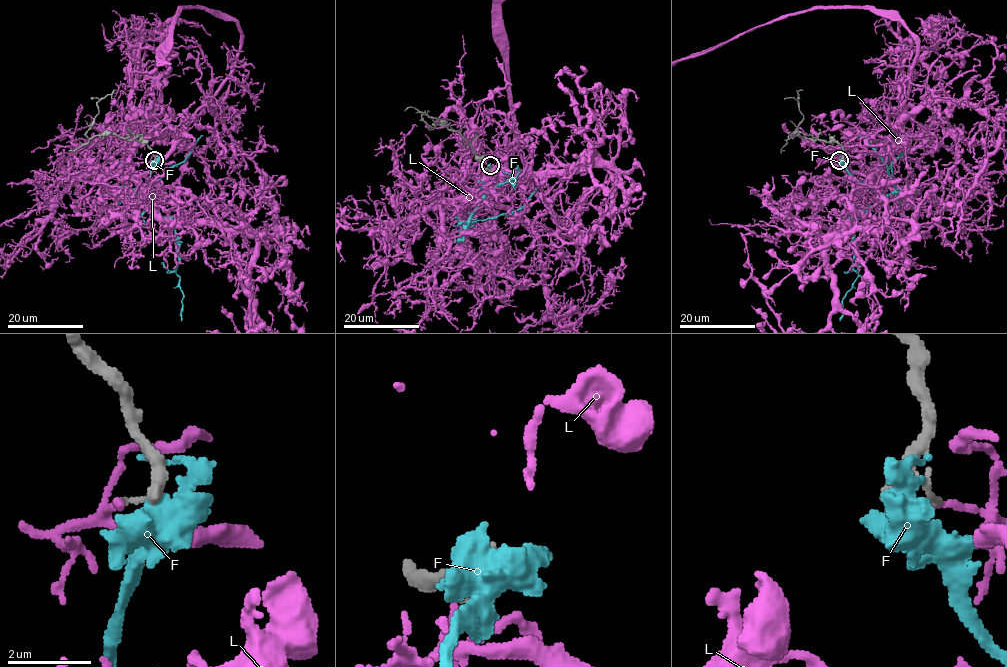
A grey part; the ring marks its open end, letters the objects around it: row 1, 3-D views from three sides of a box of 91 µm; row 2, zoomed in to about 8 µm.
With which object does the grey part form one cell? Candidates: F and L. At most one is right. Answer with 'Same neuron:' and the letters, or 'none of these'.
Same neuron: none of these

